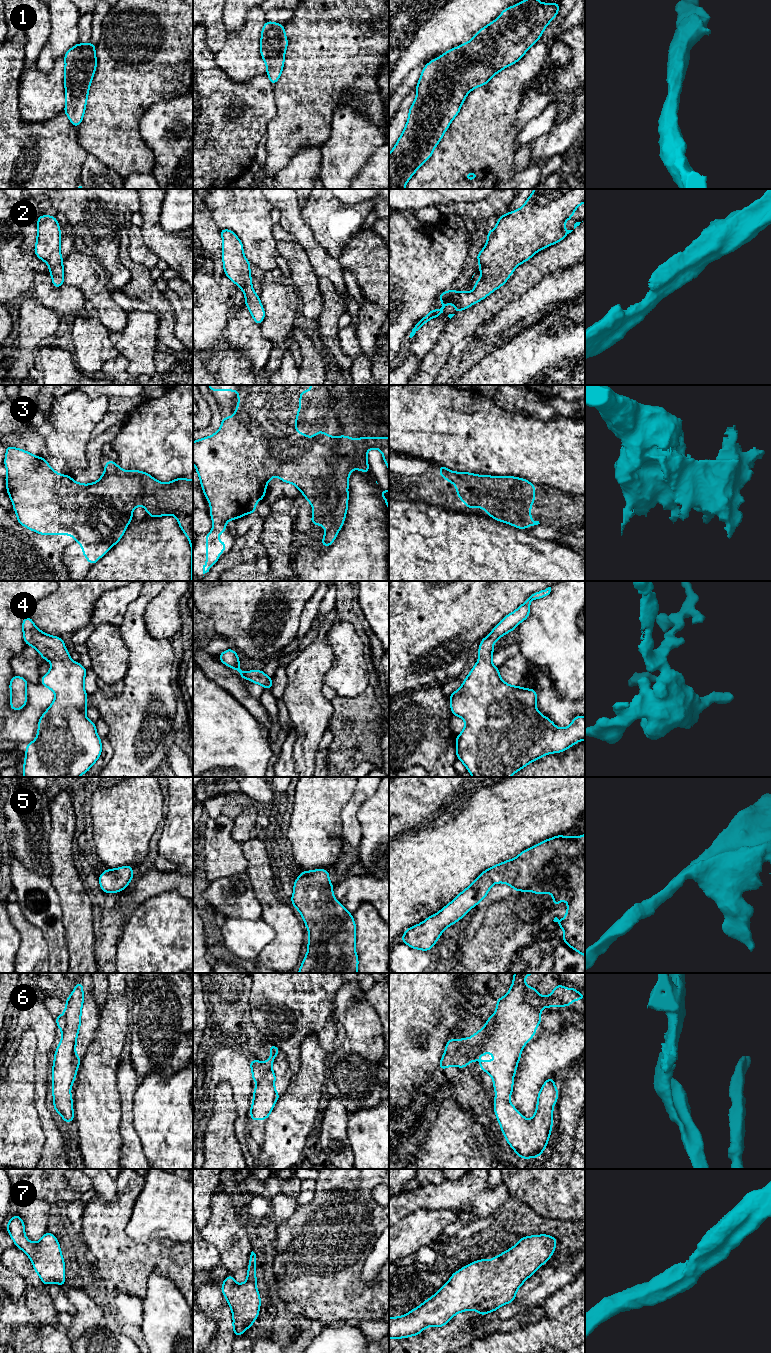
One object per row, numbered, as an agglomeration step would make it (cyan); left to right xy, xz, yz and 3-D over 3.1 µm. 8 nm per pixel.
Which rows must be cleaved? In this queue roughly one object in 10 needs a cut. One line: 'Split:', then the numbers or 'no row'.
Split: no row

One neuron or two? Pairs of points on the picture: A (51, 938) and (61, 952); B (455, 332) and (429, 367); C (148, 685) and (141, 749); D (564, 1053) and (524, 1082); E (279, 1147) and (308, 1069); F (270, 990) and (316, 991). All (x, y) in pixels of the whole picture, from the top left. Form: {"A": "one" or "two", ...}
{"A": "one", "B": "one", "C": "one", "D": "one", "E": "one", "F": "one"}

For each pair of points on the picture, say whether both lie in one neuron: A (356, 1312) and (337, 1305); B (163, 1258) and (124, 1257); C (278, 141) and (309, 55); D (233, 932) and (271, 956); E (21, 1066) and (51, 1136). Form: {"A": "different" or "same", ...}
{"A": "same", "B": "same", "C": "same", "D": "different", "E": "different"}

